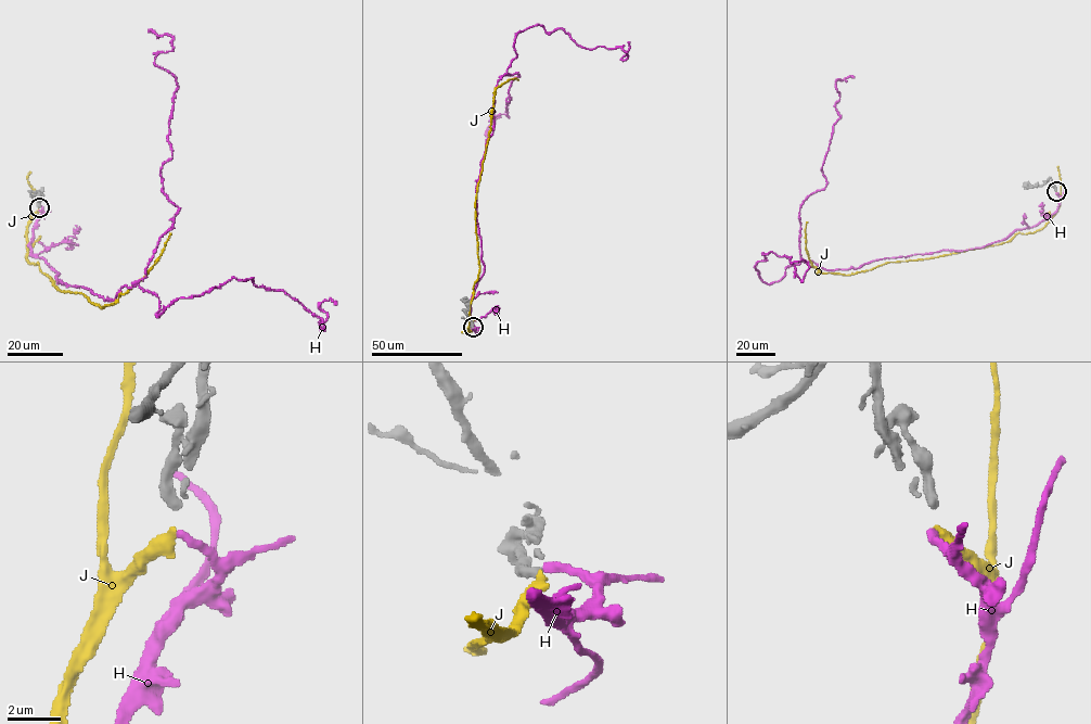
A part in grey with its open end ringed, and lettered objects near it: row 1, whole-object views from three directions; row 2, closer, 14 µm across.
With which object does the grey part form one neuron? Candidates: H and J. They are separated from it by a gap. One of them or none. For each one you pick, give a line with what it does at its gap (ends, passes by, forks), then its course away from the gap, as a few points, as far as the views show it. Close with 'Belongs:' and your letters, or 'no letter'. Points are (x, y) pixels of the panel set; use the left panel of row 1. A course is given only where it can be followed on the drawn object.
H: It ends there. Its course: (38, 210), (31, 255), (105, 300), (137, 283), (157, 316), (232, 277), (323, 328), (319, 305), (334, 304)
Belongs: H

